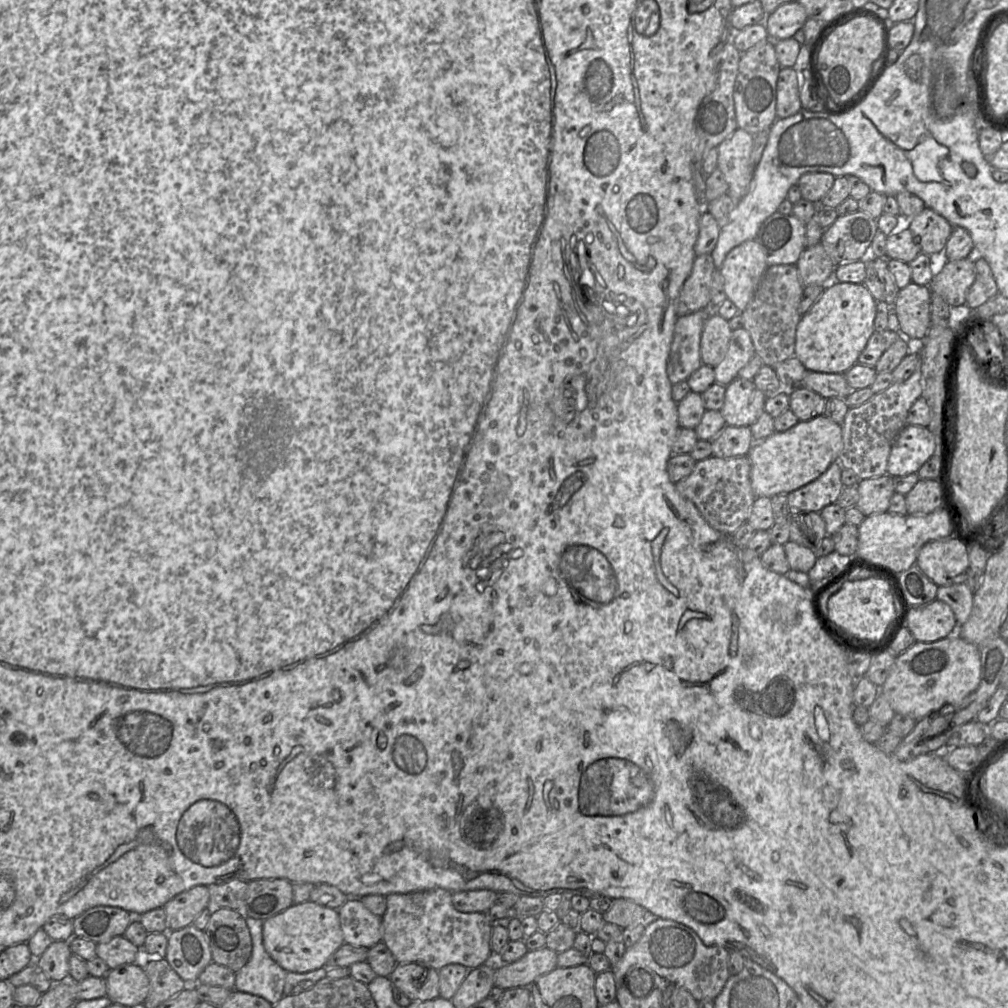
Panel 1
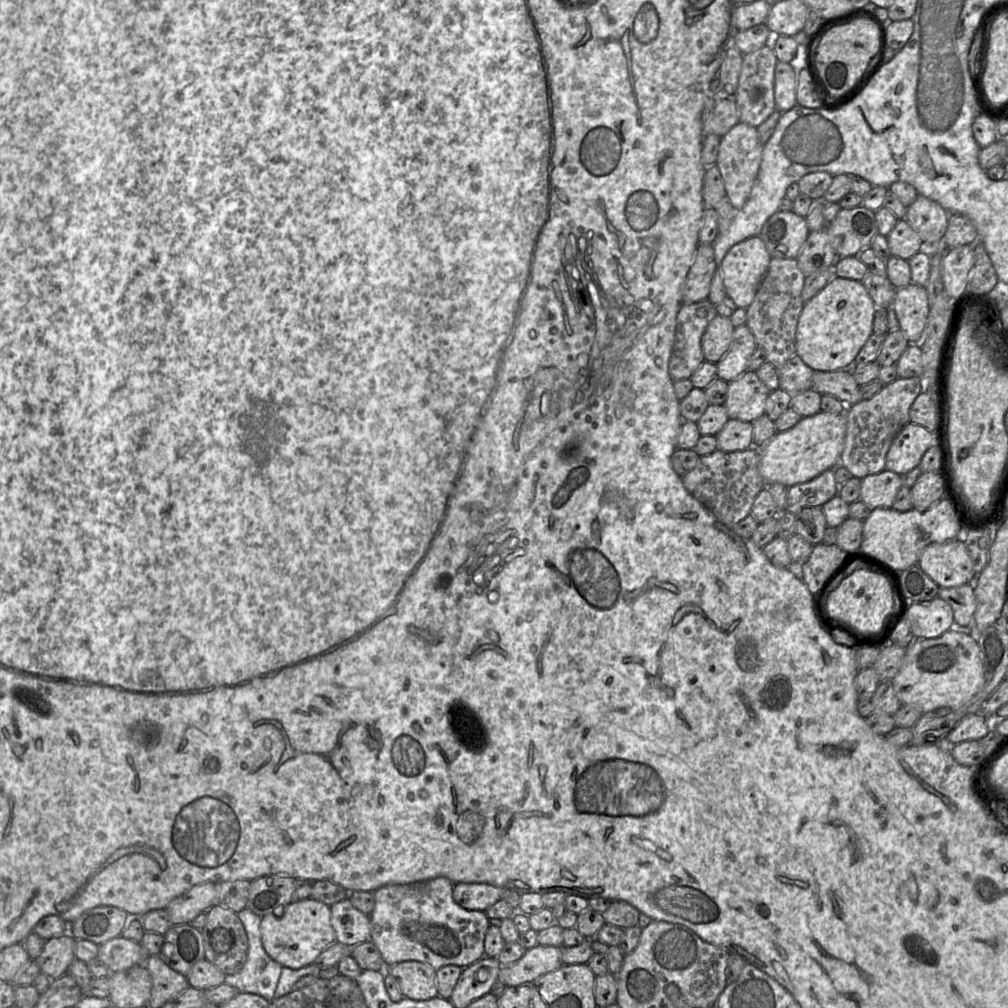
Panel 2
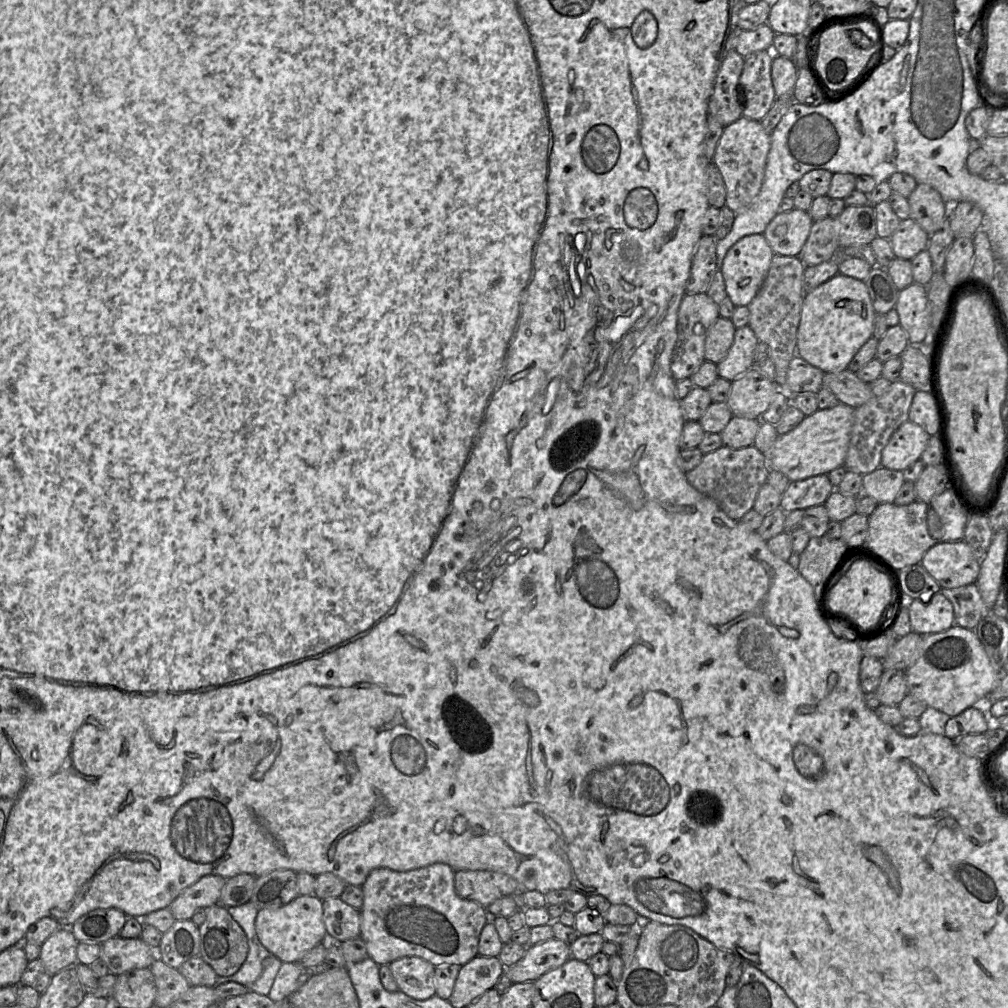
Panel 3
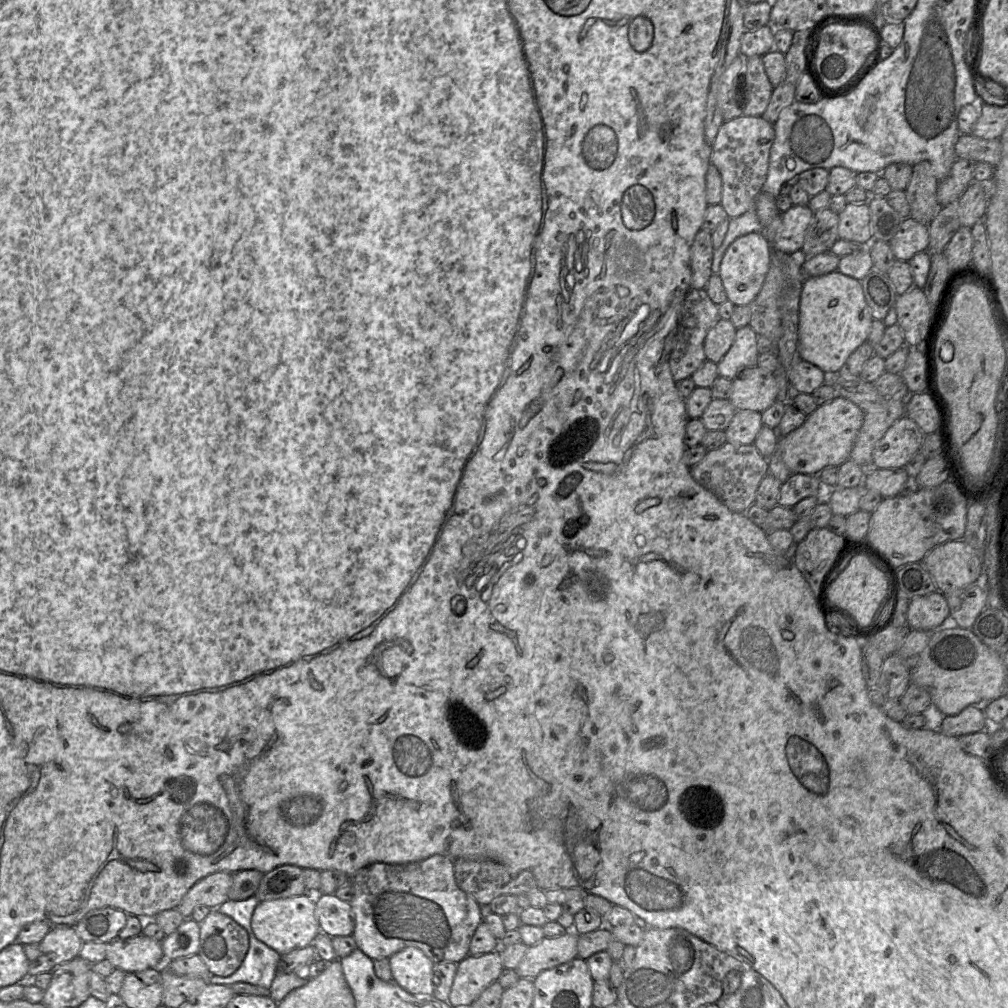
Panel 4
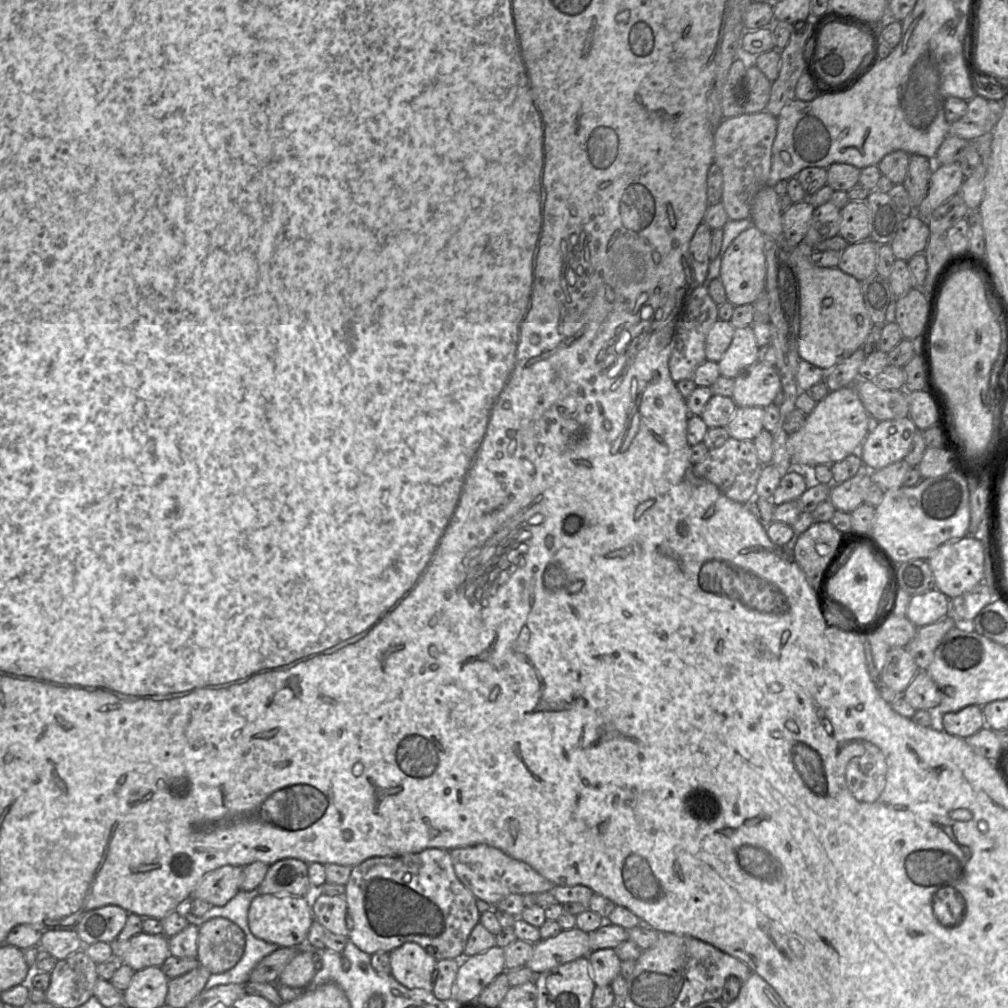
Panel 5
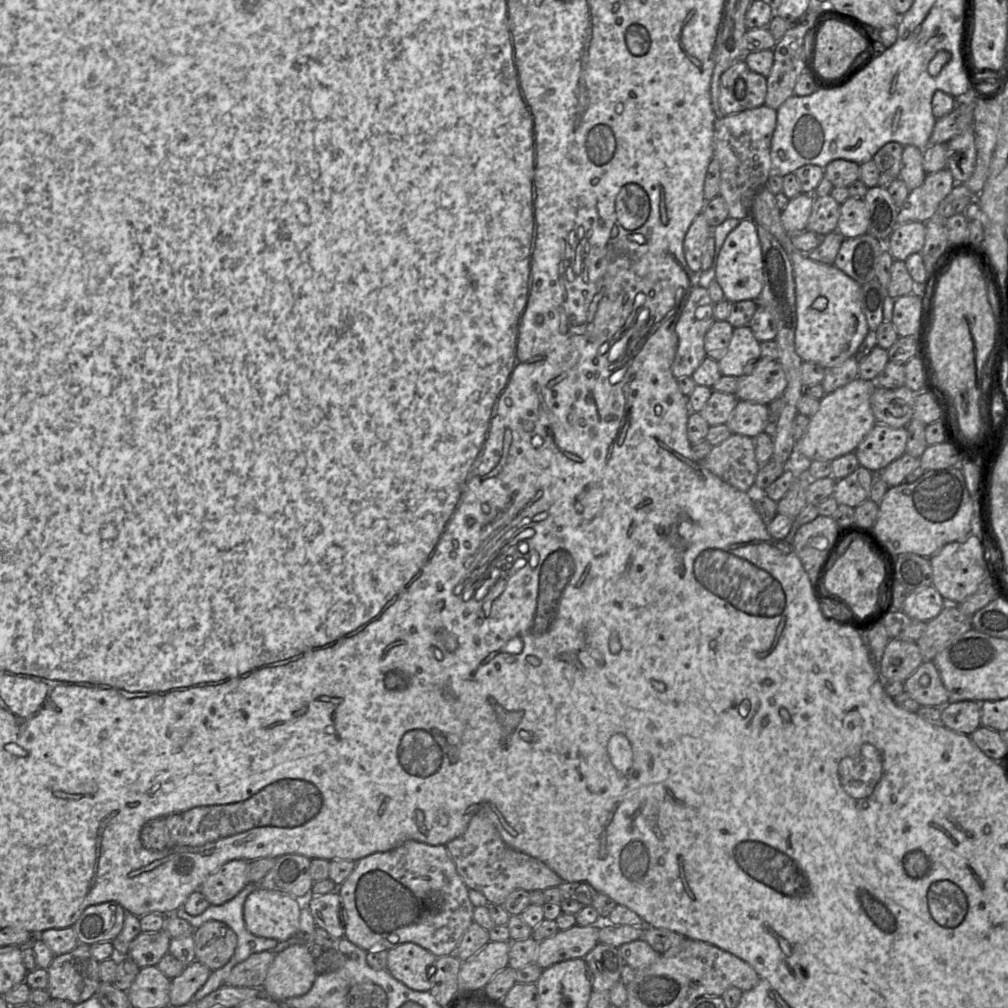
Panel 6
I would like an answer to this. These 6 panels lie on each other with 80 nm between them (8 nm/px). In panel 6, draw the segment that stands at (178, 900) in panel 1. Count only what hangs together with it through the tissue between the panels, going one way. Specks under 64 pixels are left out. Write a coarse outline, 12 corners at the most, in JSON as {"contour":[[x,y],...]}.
{"contour":[[249,861],[222,865],[199,887],[211,905],[248,884]]}

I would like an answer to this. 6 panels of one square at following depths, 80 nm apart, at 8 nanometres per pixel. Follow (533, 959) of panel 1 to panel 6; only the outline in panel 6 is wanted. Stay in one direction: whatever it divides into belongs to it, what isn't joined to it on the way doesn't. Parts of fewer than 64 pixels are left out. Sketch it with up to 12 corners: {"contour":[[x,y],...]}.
{"contour":[[574,925],[538,944],[542,969],[584,958],[599,925]]}

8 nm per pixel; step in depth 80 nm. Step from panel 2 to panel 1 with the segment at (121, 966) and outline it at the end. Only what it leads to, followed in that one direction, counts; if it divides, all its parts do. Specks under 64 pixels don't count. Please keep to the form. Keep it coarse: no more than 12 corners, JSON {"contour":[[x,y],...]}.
{"contour":[[124,936],[98,943],[109,970],[138,962],[142,949]]}

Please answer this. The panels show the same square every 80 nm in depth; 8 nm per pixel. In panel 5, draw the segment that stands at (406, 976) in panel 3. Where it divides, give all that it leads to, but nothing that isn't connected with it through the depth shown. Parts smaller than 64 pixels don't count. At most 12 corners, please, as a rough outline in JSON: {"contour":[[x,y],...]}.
{"contour":[[407,942],[389,953],[391,975],[433,990],[437,960]]}

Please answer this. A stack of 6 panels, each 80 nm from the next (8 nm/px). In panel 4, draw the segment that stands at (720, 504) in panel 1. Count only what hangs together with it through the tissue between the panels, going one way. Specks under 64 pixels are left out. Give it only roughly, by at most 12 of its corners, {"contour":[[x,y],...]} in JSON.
{"contour":[[752,444],[707,451],[693,479],[729,510],[755,502],[768,458]]}

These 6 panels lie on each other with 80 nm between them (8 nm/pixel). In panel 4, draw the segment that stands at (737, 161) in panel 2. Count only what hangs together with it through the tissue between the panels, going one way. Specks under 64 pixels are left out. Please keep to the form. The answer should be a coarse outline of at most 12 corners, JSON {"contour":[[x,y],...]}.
{"contour":[[724,121],[711,147],[728,218],[754,209],[774,124]]}

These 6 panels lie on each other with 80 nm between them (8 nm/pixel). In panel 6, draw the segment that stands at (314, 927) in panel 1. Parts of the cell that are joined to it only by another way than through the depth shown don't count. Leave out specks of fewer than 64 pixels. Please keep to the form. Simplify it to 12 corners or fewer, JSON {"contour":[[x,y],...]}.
{"contour":[[258,887],[245,900],[252,934],[297,933],[301,900]]}

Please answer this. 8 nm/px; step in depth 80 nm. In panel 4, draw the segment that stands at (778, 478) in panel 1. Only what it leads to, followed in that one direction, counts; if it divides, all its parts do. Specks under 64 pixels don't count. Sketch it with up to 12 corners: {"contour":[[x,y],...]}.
{"contour":[[837,396],[781,436],[791,473],[848,459],[865,412]]}

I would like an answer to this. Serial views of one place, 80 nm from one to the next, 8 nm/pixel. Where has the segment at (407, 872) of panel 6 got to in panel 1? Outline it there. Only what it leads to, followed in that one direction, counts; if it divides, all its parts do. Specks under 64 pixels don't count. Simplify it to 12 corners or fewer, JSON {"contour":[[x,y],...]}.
{"contour":[[435,888],[385,896],[397,963],[496,959],[485,913]]}

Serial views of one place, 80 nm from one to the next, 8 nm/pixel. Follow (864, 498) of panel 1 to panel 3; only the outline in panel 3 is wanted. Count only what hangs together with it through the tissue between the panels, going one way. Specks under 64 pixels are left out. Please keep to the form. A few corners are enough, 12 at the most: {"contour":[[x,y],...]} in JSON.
{"contour":[[880,466],[863,475],[863,494],[894,503],[902,471]]}

